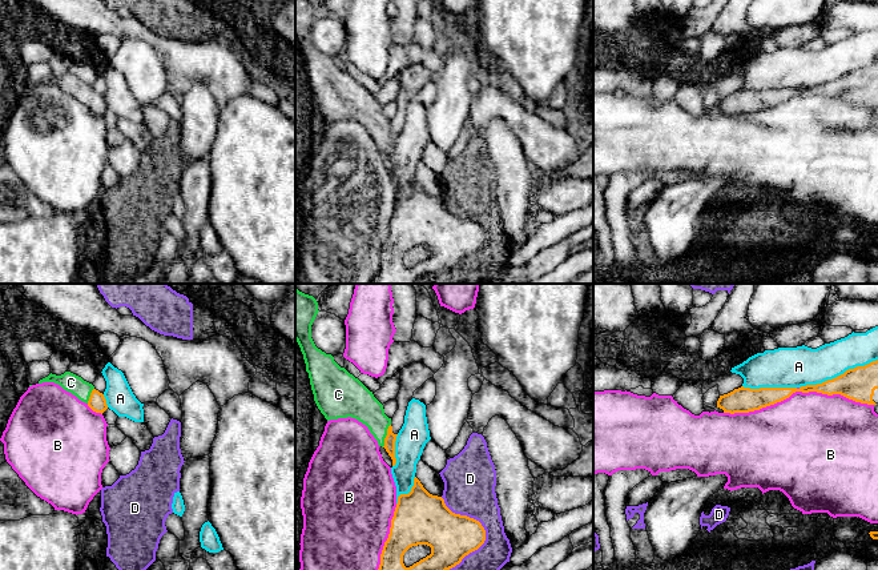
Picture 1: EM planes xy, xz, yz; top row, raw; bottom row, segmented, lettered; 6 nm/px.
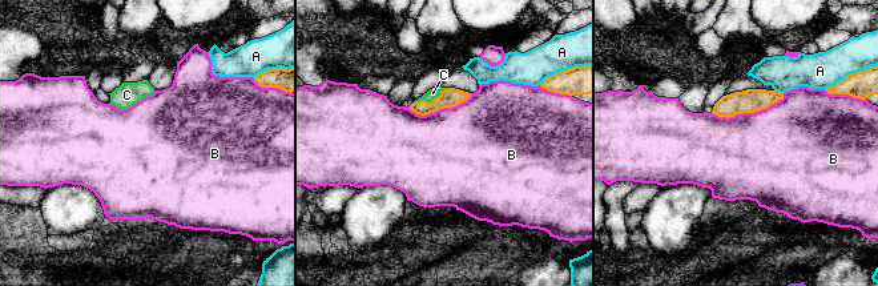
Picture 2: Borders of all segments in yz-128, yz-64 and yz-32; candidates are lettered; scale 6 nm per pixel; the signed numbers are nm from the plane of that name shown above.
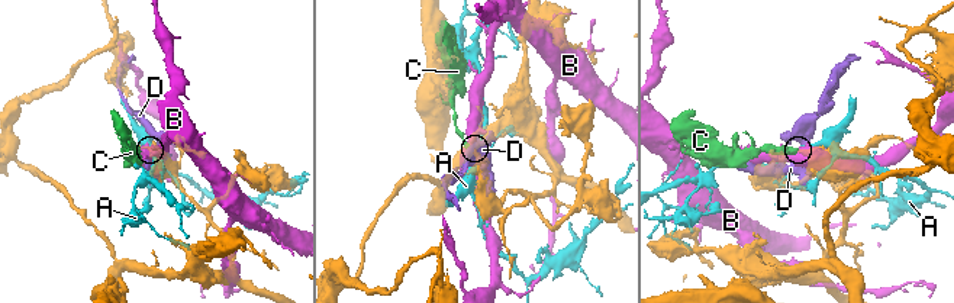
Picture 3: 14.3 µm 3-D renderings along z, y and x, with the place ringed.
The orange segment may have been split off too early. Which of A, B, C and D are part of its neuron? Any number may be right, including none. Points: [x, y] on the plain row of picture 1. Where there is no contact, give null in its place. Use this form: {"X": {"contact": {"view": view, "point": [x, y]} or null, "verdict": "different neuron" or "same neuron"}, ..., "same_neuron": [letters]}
{"A": {"contact": {"view": "yz", "point": [838, 77]}, "verdict": "different neuron"}, "B": {"contact": {"view": "yz", "point": [798, 92]}, "verdict": "different neuron"}, "C": {"contact": {"view": "xz", "point": [386, 137]}, "verdict": "same neuron"}, "D": {"contact": {"view": "xz", "point": [484, 235]}, "verdict": "different neuron"}, "same_neuron": ["C"]}

